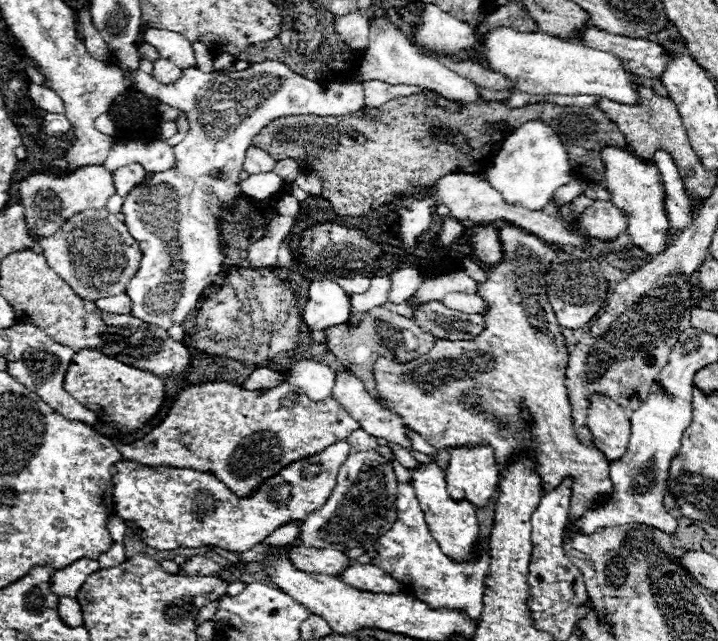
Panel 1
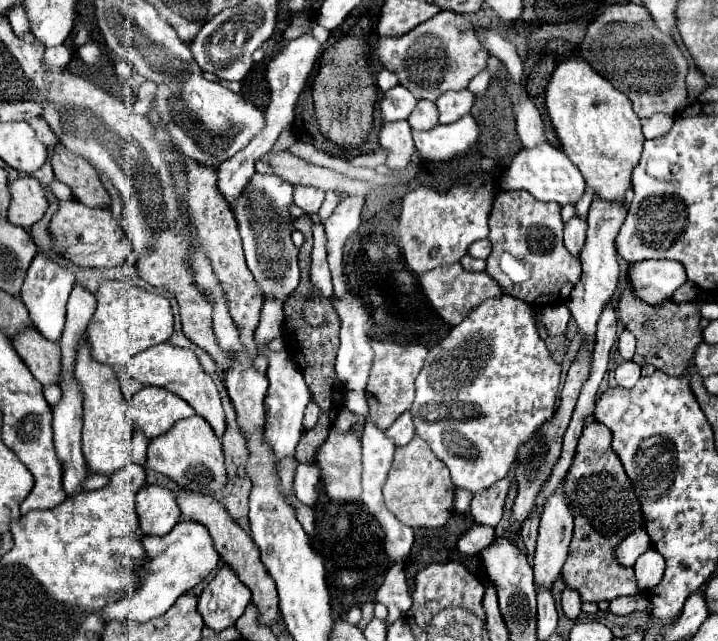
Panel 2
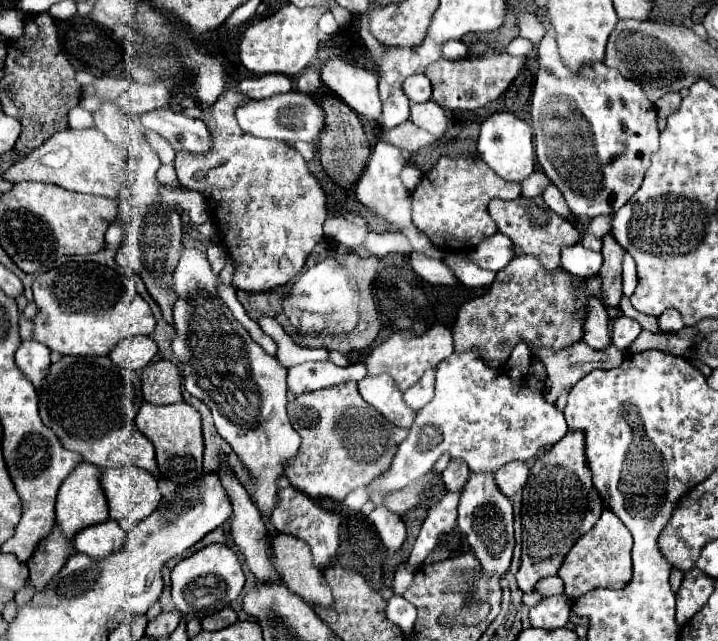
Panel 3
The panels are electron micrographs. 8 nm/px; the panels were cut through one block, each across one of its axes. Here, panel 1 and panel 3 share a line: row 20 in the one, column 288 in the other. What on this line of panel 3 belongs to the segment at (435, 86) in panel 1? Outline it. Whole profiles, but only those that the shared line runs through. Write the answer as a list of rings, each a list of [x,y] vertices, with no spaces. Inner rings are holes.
[[[304,362],[288,368],[288,390],[294,396],[338,386],[344,382],[360,382],[366,376],[364,364],[350,364],[340,368],[332,362]]]

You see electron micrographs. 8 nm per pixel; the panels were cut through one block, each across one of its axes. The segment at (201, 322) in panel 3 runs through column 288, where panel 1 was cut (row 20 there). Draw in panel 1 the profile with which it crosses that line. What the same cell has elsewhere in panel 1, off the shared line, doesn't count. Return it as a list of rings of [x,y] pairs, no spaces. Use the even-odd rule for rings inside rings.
[[[434,4],[424,6],[420,26],[416,28],[416,48],[430,46],[440,56],[450,56],[474,42],[478,42],[478,34],[470,24],[456,20]]]

